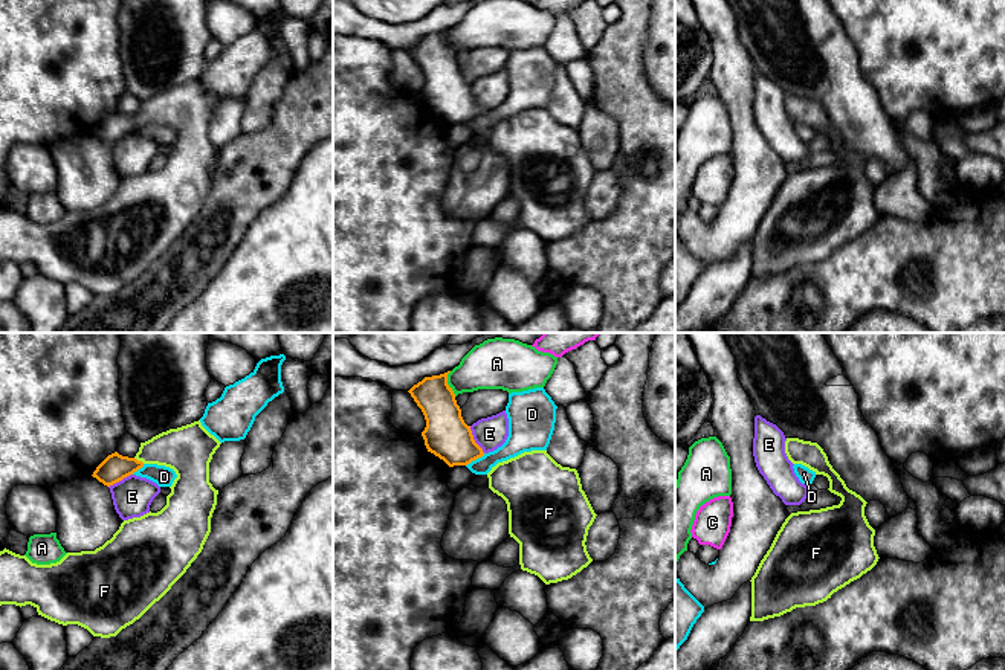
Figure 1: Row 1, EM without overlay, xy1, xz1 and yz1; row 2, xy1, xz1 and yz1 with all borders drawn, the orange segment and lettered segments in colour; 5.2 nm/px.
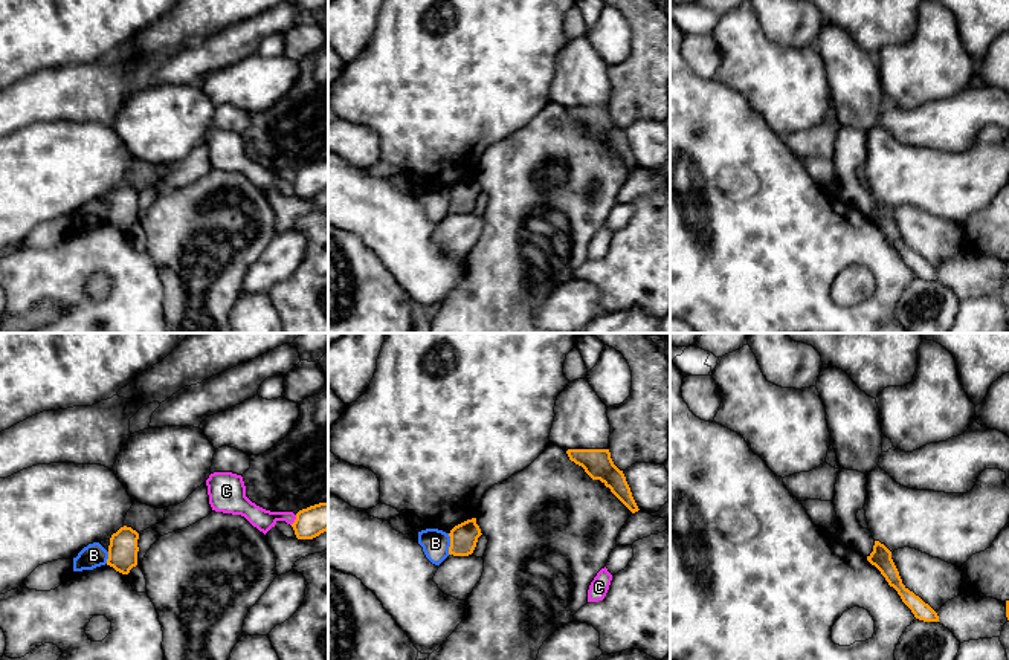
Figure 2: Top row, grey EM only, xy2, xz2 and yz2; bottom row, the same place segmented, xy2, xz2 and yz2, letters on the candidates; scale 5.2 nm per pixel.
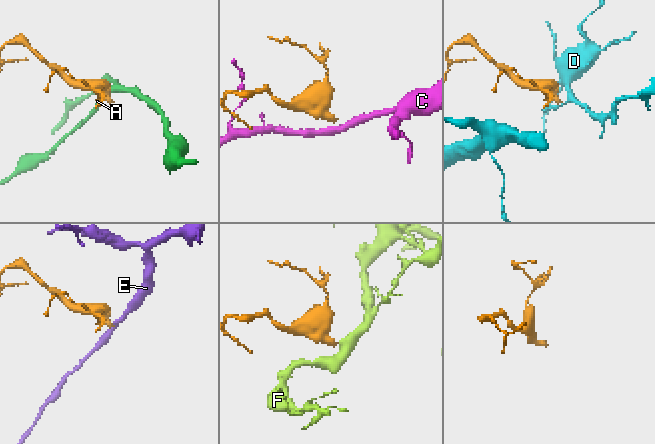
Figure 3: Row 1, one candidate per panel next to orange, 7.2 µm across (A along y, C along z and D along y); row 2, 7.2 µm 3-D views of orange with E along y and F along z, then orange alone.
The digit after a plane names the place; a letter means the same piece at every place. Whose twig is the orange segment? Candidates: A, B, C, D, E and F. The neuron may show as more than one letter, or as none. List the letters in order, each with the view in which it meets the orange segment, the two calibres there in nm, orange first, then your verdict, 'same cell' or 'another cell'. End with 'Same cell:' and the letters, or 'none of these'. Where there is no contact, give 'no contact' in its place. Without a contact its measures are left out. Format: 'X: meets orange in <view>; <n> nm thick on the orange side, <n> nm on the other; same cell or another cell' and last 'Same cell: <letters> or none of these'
A: meets orange in xz1; 220 nm thick on the orange side, 260 nm on the other; another cell
B: meets orange in xz2; 140 nm thick on the orange side, 150 nm on the other; another cell
C: meets orange in xy2; 160 nm thick on the orange side, 110 nm on the other; another cell
D: meets orange in xz1; 240 nm thick on the orange side, 130 nm on the other; another cell
E: meets orange in xz1; 240 nm thick on the orange side, 170 nm on the other; another cell
F: meets orange in xy1; 150 nm thick on the orange side, 240 nm on the other; same cell
Same cell: F

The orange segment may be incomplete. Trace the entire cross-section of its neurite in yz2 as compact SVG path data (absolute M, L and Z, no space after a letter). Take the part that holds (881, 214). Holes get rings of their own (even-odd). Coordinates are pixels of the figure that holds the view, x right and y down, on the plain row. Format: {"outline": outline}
{"outline": "M875 199L873 209L867 214L867 218L875 223L888 243L898 249L902 260L911 267L916 277L939 280L937 270L902 241L899 229L891 217L891 209L884 202Z"}

